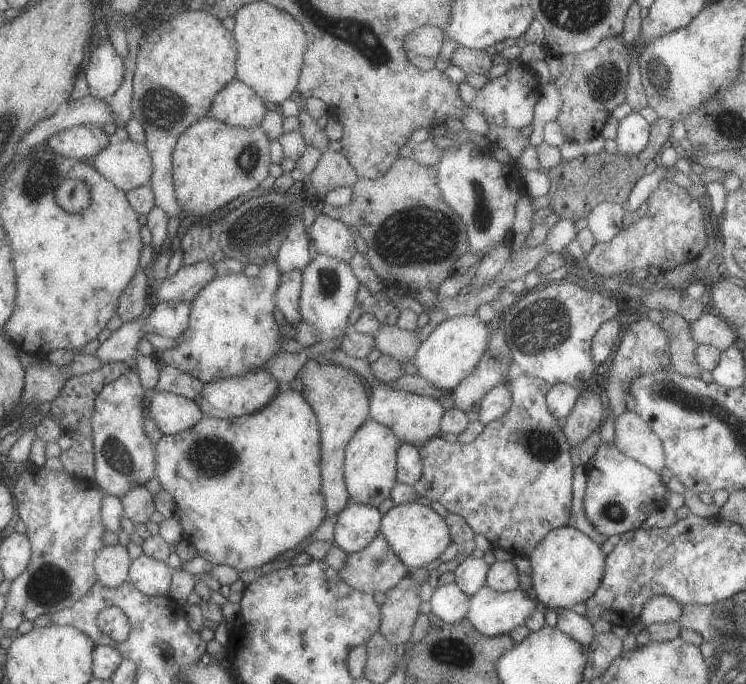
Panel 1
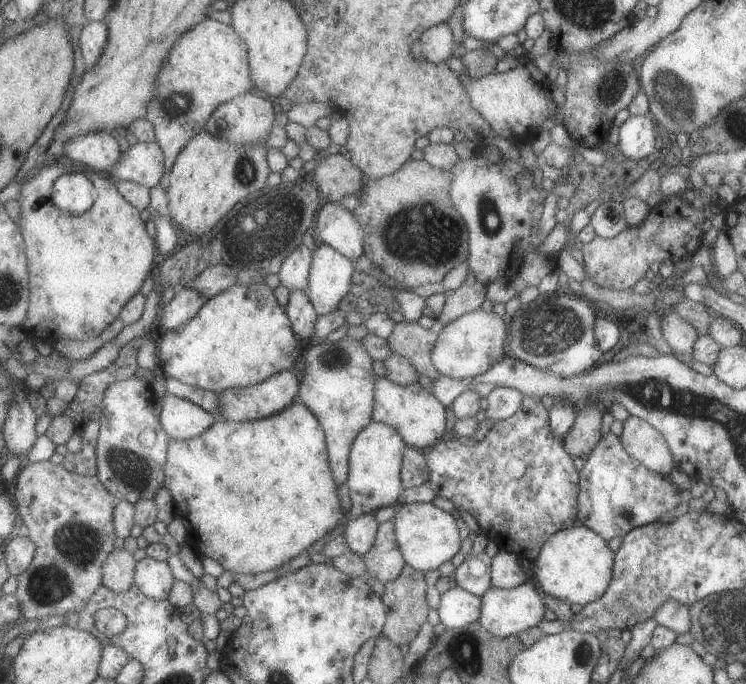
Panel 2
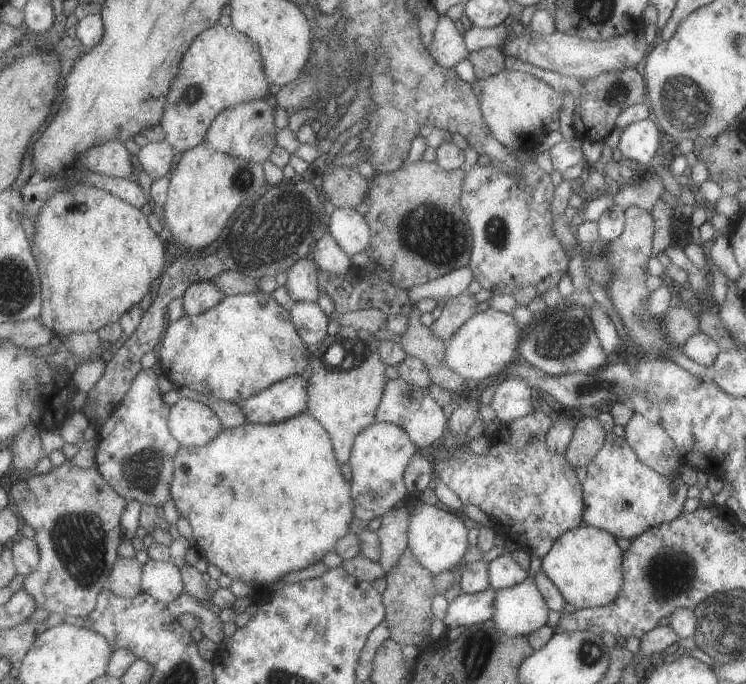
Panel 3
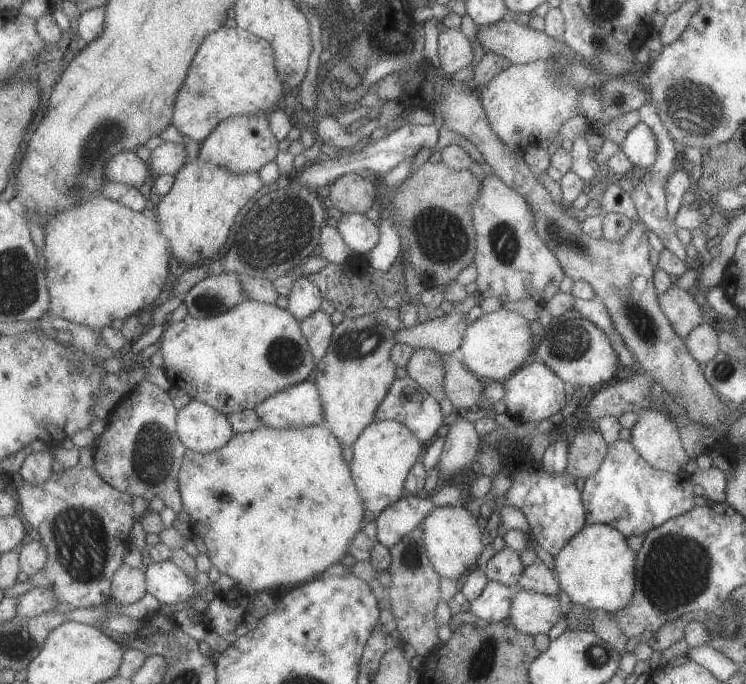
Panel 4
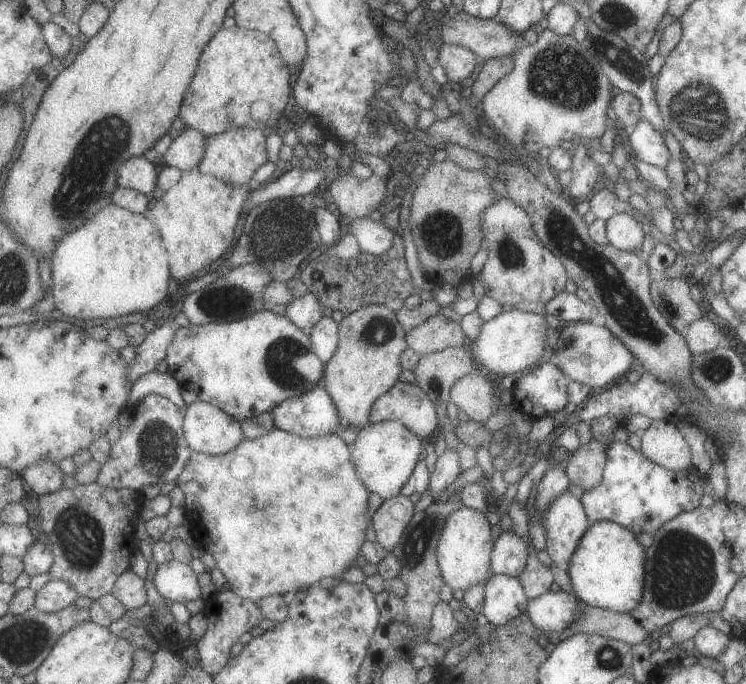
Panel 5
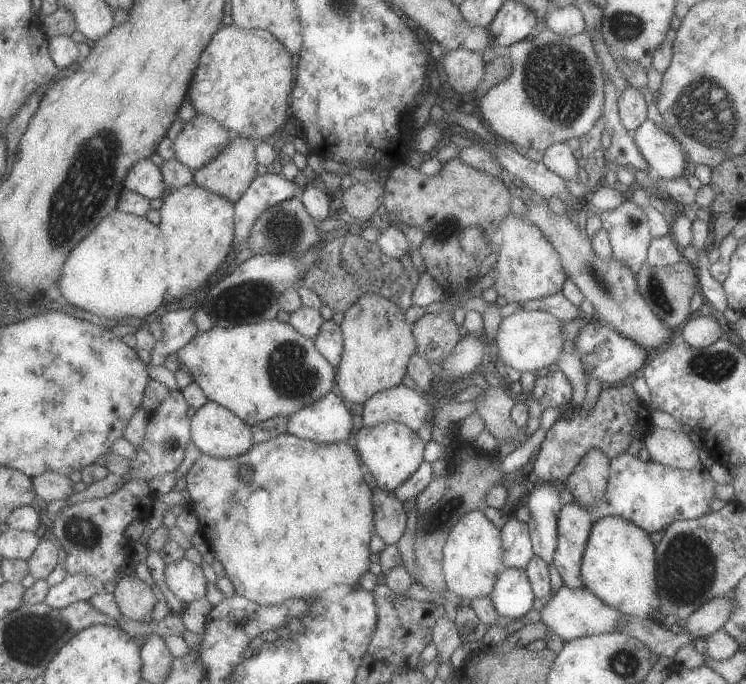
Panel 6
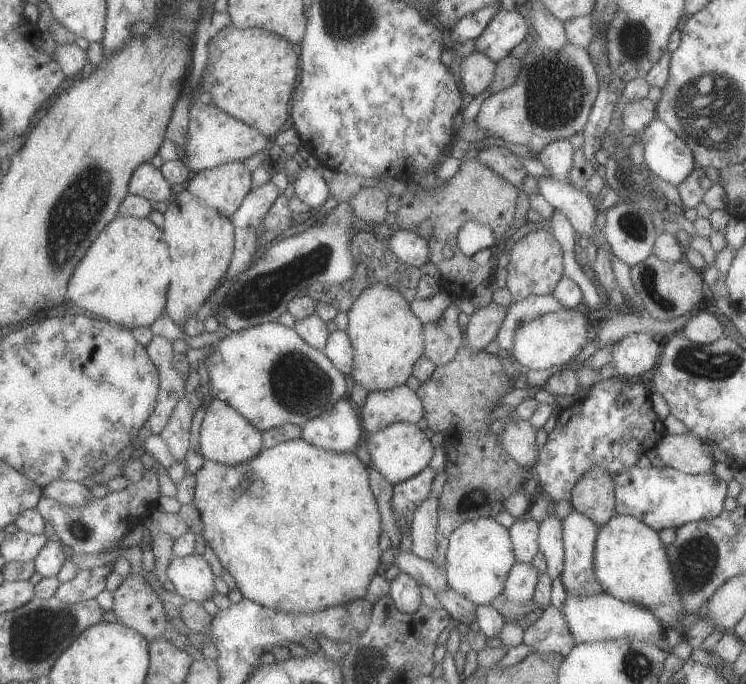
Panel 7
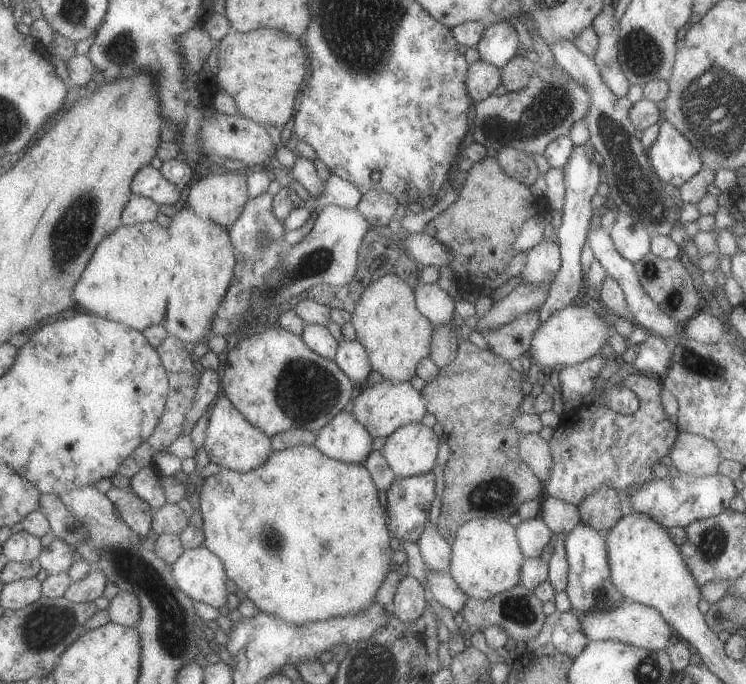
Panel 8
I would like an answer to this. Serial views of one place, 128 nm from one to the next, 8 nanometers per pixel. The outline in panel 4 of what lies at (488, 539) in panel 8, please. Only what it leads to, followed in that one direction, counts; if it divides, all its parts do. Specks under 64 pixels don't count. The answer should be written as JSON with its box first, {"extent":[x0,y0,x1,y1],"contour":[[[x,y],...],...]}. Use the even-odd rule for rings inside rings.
{"extent":[423,506,483,581],"contour":[[[466,506],[437,507],[423,522],[427,554],[442,577],[456,578],[463,581],[477,570],[481,552],[483,552],[483,528],[477,517],[473,516]]]}

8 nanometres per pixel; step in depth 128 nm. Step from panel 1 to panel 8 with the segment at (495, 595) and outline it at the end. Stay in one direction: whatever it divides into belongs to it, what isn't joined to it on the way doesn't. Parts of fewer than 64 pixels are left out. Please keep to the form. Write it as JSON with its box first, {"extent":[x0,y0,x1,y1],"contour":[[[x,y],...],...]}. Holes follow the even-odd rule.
{"extent":[577,601,673,651],"contour":[[[630,601],[622,602],[621,605],[608,611],[577,615],[582,631],[589,641],[619,641],[634,647],[641,647],[648,651],[663,650],[669,646],[669,636],[673,634],[672,628],[667,621],[653,607]]]}

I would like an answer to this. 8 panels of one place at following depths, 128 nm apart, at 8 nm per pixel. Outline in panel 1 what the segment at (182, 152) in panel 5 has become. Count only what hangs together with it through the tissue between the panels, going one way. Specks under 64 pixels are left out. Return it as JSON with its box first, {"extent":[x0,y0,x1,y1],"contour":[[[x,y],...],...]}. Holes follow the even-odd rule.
{"extent":[92,138,155,193],"contour":[[[131,138],[125,141],[114,139],[92,163],[126,193],[139,187],[152,186],[155,167],[147,143],[139,144]]]}

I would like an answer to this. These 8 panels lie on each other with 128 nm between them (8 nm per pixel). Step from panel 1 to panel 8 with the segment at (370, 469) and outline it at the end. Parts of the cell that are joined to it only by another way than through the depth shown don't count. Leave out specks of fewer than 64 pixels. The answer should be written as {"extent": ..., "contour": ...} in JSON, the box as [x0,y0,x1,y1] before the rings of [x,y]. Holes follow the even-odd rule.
{"extent":[382,423,439,477],"contour":[[[411,423],[388,437],[382,450],[397,477],[422,475],[437,466],[439,437],[439,428]]]}

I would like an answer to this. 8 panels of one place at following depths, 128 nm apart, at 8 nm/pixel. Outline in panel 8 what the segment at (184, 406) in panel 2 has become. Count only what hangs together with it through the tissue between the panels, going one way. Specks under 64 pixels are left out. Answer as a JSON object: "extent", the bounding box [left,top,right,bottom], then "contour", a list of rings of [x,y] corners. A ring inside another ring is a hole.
{"extent":[205,395,274,473],"contour":[[[225,395],[213,407],[207,426],[205,448],[212,462],[225,469],[246,473],[262,467],[274,454],[274,440],[251,421]]]}

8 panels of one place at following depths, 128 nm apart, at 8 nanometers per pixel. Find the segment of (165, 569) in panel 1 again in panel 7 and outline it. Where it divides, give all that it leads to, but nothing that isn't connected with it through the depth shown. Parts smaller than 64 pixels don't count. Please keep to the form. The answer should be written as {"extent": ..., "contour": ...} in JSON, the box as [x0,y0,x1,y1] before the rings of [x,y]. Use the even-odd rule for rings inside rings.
{"extent":[168,554,215,601],"contour":[[[192,554],[175,557],[168,568],[168,575],[179,599],[197,601],[211,600],[215,590],[215,572],[205,556]]]}

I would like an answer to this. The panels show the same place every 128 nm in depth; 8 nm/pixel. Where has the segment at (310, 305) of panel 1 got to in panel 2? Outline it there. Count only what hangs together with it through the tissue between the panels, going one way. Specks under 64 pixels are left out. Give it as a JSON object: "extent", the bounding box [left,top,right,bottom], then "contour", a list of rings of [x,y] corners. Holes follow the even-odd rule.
{"extent":[308,242,355,315],"contour":[[[318,242],[314,250],[314,261],[310,274],[310,290],[308,295],[320,315],[335,312],[340,308],[340,302],[352,290],[352,278],[355,263],[330,244]]]}

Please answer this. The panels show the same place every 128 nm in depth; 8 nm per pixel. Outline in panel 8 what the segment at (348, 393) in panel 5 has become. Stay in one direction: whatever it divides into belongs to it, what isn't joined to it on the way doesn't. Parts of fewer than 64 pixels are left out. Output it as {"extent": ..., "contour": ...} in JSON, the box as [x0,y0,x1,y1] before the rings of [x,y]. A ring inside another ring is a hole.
{"extent":[352,275,437,381],"contour":[[[385,275],[368,287],[352,315],[357,340],[368,350],[373,370],[390,381],[413,380],[419,363],[432,353],[437,326],[418,309],[414,288],[399,275]]]}

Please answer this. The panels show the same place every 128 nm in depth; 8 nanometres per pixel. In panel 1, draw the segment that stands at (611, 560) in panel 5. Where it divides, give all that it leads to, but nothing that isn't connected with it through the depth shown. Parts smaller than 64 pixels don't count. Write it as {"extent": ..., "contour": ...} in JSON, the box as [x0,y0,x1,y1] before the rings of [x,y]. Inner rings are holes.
{"extent":[527,525,606,609],"contour":[[[565,525],[548,532],[527,556],[531,566],[532,587],[530,593],[542,609],[570,609],[573,604],[585,602],[599,588],[606,555],[585,533]]]}

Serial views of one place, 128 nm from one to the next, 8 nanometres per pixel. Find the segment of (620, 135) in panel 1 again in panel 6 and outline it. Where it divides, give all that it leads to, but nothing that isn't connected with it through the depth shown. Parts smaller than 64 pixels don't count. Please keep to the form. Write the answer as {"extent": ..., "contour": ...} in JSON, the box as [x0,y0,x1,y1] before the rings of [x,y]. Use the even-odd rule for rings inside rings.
{"extent":[631,119,691,179],"contour":[[[645,119],[631,135],[645,162],[657,177],[676,179],[689,172],[691,166],[682,146],[651,119]]]}

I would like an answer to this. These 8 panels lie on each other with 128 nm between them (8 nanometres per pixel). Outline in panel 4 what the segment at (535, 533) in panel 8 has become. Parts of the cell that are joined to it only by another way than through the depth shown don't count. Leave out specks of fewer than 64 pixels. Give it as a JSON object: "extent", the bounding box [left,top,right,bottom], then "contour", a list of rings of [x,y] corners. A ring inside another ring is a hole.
{"extent":[483,546,522,589],"contour":[[[504,546],[490,557],[483,566],[483,572],[489,581],[497,581],[515,589],[522,568],[518,552]]]}

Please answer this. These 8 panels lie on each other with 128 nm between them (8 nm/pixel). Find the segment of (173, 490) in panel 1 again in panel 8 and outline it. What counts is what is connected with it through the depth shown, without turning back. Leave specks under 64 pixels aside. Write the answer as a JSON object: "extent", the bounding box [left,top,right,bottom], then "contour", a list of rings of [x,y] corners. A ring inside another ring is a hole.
{"extent":[200,445,395,625],"contour":[[[299,445],[282,451],[275,451],[270,459],[258,469],[242,473],[233,469],[225,469],[216,475],[206,478],[200,494],[200,510],[203,516],[203,528],[206,532],[206,545],[226,564],[230,579],[233,580],[251,599],[263,613],[282,618],[289,624],[304,625],[317,623],[327,619],[357,615],[366,611],[377,602],[377,592],[381,590],[387,574],[395,566],[393,563],[393,548],[391,548],[390,522],[387,522],[388,512],[379,500],[378,484],[369,469],[362,464],[351,464],[340,461],[324,452],[321,452],[316,445]]]}

